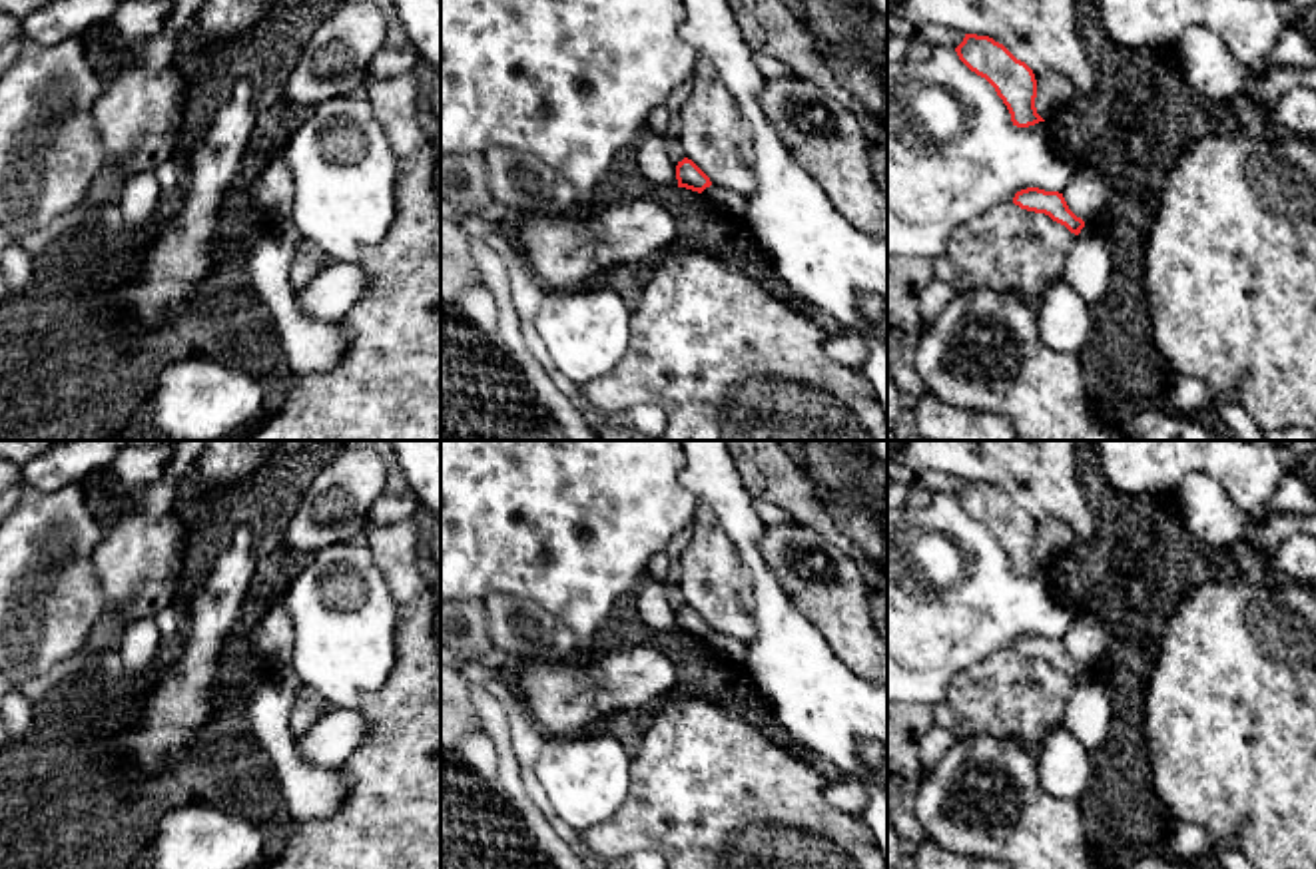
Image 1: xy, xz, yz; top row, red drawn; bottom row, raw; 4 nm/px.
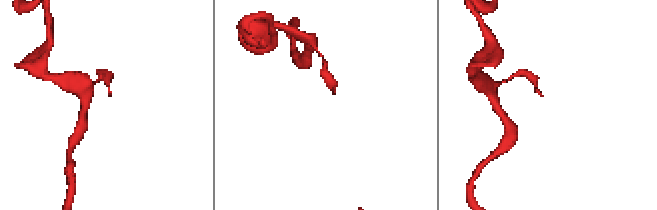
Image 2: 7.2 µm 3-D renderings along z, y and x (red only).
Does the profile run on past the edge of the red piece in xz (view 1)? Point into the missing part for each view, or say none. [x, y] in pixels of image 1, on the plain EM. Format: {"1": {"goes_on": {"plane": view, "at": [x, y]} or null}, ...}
{"1": {"goes_on": null}}

